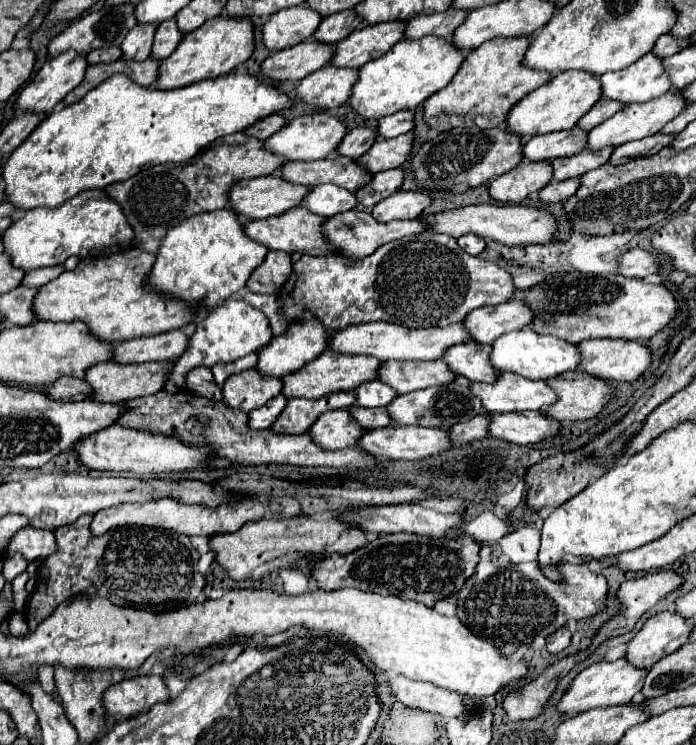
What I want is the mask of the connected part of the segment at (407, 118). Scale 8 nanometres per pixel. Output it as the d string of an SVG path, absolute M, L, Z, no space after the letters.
M401 110L397 114L385 116L379 120L379 134L385 138L395 138L399 134L405 134L409 130L413 130L415 122L413 122L413 112L411 110Z

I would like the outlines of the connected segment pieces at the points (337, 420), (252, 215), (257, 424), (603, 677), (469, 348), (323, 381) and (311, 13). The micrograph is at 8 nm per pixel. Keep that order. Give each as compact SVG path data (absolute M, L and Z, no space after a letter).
M349 410L325 412L321 414L321 418L317 418L317 422L309 430L313 440L327 450L357 446L357 442L361 440L361 434L365 432L367 430L363 426L357 426L357 422L353 422L353 416L349 414Z
M271 174L235 182L229 192L229 202L243 220L257 220L297 208L305 194L309 194L307 186L291 184L279 178L279 174Z
M279 394L277 398L271 398L265 406L261 406L261 408L249 412L249 426L251 426L253 430L269 428L269 426L279 418L279 414L283 412L285 404L287 404L287 398L285 398L283 394Z
M627 658L593 664L573 680L571 688L563 694L557 708L561 712L573 716L577 712L585 712L585 710L591 710L591 708L607 708L607 706L617 706L617 704L629 704L633 700L633 696L637 692L641 692L647 672L649 672L647 668L637 668L631 662L627 662Z
M457 344L445 352L445 362L455 374L465 376L473 382L495 382L499 372L493 370L493 366L489 366L489 350L491 344Z
M327 350L321 356L317 356L315 360L311 360L309 364L305 364L301 370L283 376L283 394L287 398L317 400L317 398L321 398L325 394L331 394L331 392L355 390L363 382L377 380L379 366L381 366L381 362L373 356L347 356L347 354L341 354L341 352Z
M305 4L285 8L273 14L271 20L263 26L263 42L273 52L291 48L311 38L321 20L323 16Z

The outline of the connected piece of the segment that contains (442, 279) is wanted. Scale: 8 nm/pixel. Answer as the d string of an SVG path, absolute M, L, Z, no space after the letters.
M421 232L413 238L399 238L395 242L387 242L377 248L371 256L363 260L345 258L341 254L325 254L325 256L303 256L293 264L293 274L281 290L283 312L285 316L295 320L319 318L327 330L341 330L353 324L363 322L393 322L409 328L431 328L431 326L449 326L453 322L463 322L465 316L481 306L497 306L515 296L517 288L513 284L513 276L497 266L495 262L487 262L483 258L467 254L453 236L437 234L437 232Z

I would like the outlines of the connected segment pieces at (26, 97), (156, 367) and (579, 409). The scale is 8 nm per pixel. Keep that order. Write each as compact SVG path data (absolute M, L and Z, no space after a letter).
M67 50L49 62L37 72L37 76L21 90L17 108L31 112L51 112L57 102L61 102L81 78L85 78L89 62L83 54Z
M103 362L87 370L87 382L93 386L93 400L97 402L125 402L139 396L149 396L159 392L169 372L173 370L173 362L133 362L133 364L119 364L119 362Z
M585 372L561 374L561 378L551 378L547 384L557 392L559 398L557 404L549 408L547 416L559 422L595 418L615 392L609 382Z

